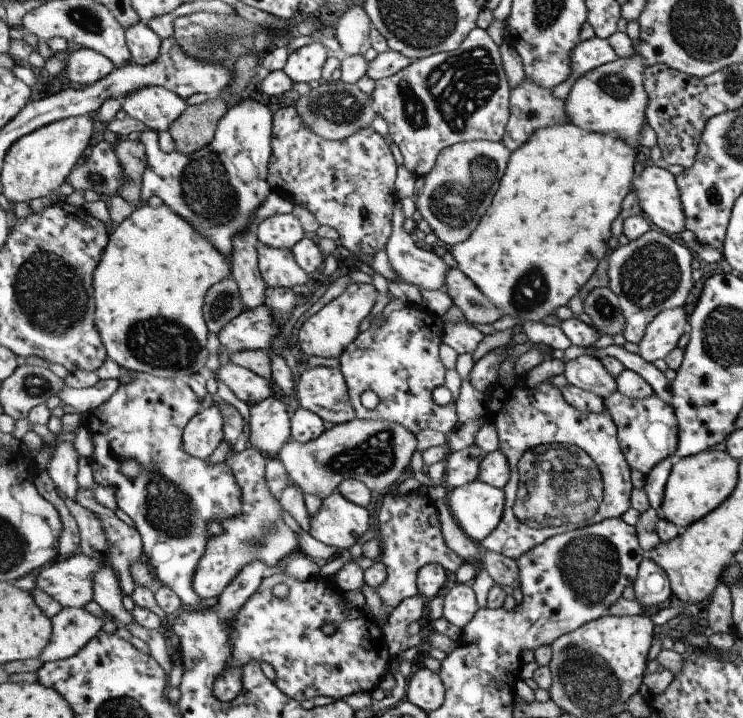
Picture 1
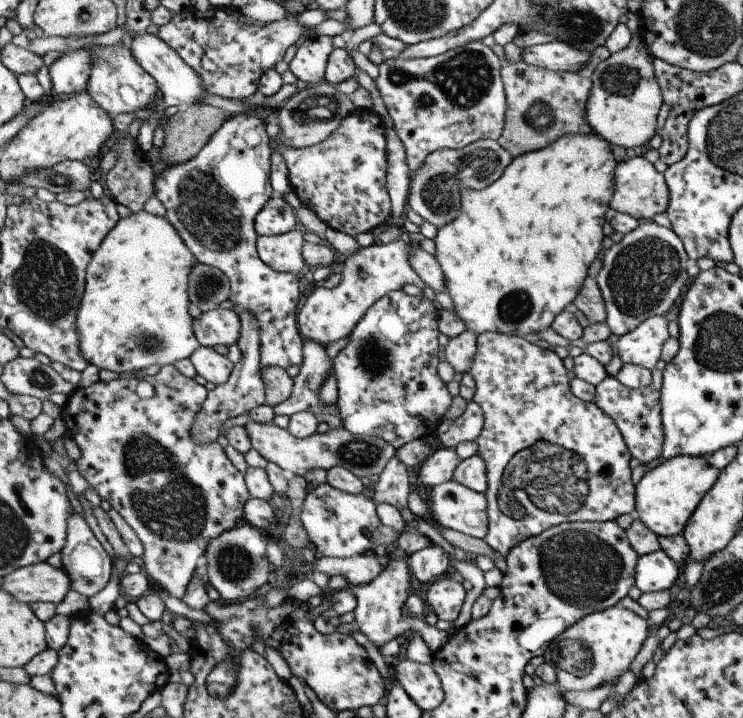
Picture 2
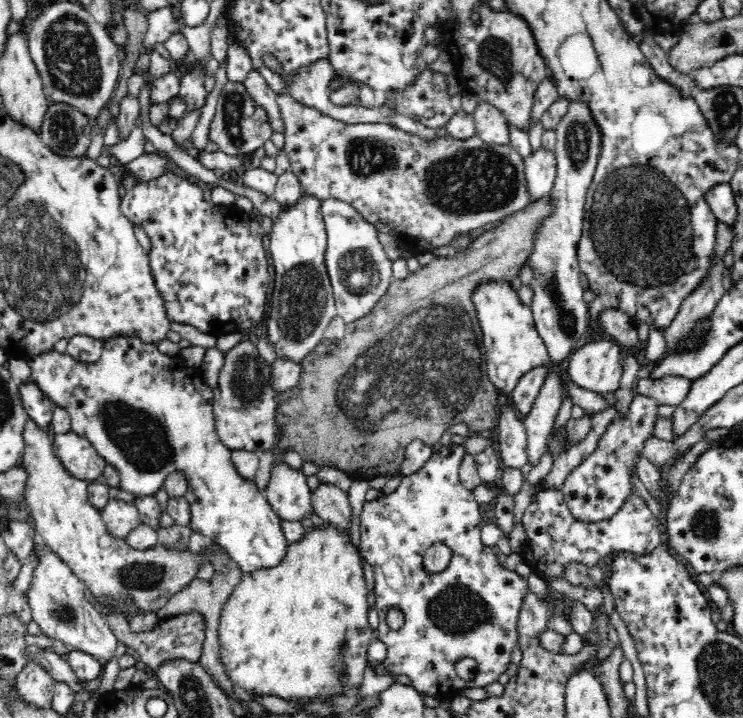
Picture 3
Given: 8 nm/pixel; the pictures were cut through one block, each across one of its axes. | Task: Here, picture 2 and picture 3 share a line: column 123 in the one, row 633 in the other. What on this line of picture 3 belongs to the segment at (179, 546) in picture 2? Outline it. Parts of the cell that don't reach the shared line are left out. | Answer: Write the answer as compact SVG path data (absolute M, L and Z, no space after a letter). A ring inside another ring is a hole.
M451 440L450 445L440 445L438 450L435 450L432 457L412 475L403 475L400 480L398 488L390 494L384 494L373 501L366 501L361 518L361 525L359 526L360 534L360 547L359 551L361 556L372 566L375 574L375 608L381 613L379 617L379 627L377 628L379 633L379 640L381 640L388 649L388 655L386 659L378 664L379 670L396 677L398 675L406 675L412 681L412 687L416 688L420 695L429 695L436 698L439 701L451 700L460 690L466 688L485 688L491 683L495 683L499 680L499 677L506 672L508 666L512 664L511 653L513 649L518 645L518 633L516 633L516 622L518 622L518 614L520 614L520 606L522 606L522 598L525 597L528 591L528 581L524 577L520 577L516 571L510 571L506 569L504 565L501 565L496 558L496 555L492 552L491 546L484 545L481 535L482 525L482 506L480 506L474 498L473 491L464 488L459 479L459 468L467 452L463 444L455 444ZM442 543L442 545L448 547L449 550L449 562L448 566L437 572L435 575L426 573L424 567L422 567L423 554L433 544ZM388 608L399 608L404 612L406 622L400 630L392 630L386 623L386 617L384 613ZM464 658L474 658L476 660L476 673L470 681L466 681L458 674L456 674L456 664L458 661L464 660Z

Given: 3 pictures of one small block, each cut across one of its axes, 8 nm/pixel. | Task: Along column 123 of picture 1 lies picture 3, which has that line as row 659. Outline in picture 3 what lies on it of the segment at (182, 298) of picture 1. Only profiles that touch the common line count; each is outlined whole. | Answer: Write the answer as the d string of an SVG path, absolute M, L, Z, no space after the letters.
M327 521L324 528L304 530L297 540L288 541L285 545L284 556L276 565L268 568L253 569L252 572L243 572L240 584L237 584L230 595L230 598L223 604L218 636L220 642L220 658L227 675L234 683L236 690L244 697L254 699L250 693L256 696L274 696L279 699L290 701L292 698L311 698L313 702L323 702L330 694L340 694L346 688L354 689L360 687L363 682L365 669L370 665L367 660L368 647L375 641L374 629L369 625L368 620L368 588L364 579L364 568L362 568L362 556L360 551L350 539L350 528L340 528L339 525Z

